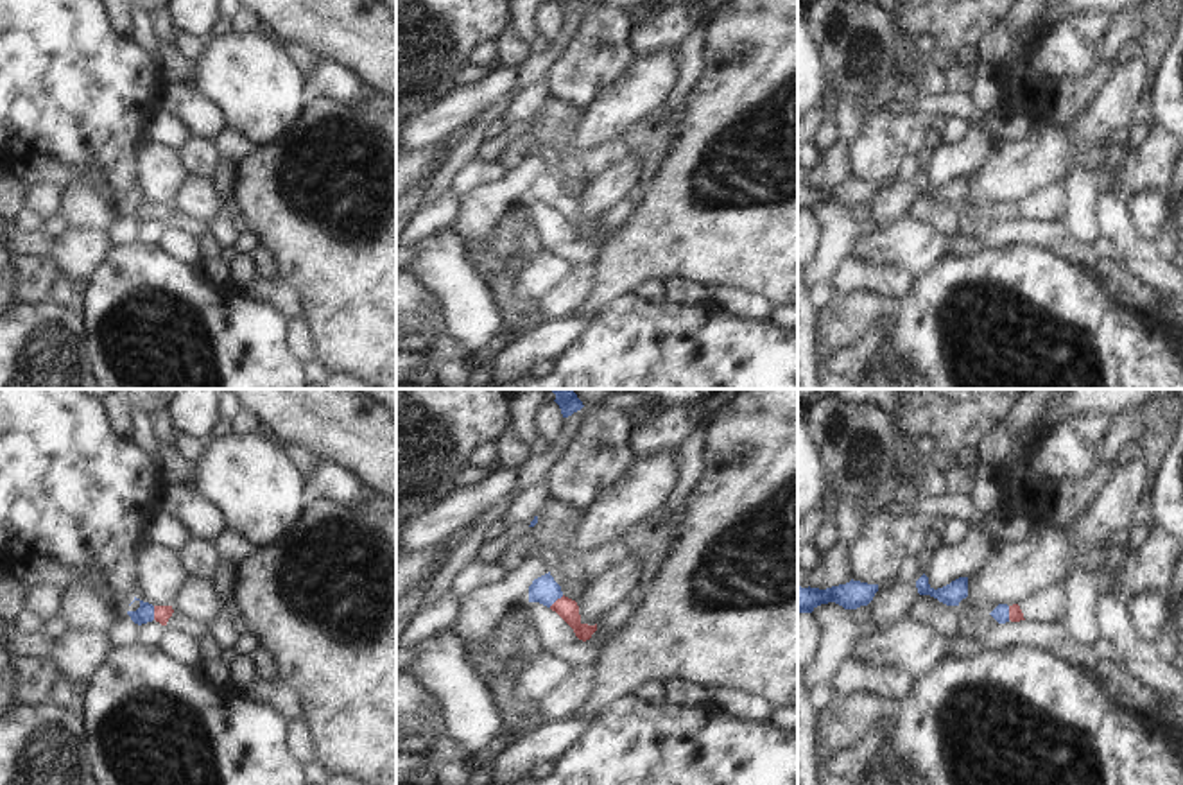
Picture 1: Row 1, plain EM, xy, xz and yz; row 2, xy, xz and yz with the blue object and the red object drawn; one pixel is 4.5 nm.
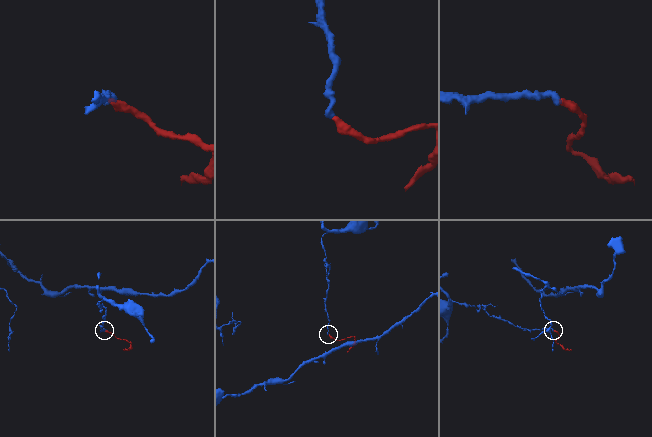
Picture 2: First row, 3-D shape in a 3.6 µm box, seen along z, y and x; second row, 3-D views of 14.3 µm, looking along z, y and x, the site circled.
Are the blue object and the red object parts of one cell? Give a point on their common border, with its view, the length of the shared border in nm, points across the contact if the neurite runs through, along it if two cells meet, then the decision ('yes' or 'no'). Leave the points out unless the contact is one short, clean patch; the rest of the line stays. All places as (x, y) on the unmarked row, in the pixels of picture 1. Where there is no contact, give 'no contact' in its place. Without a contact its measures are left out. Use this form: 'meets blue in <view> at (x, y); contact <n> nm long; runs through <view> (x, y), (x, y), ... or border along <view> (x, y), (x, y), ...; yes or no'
meets blue in xy at (153, 212); contact 60 nm long; runs through xy (146, 210), (153, 212), (162, 212); yes

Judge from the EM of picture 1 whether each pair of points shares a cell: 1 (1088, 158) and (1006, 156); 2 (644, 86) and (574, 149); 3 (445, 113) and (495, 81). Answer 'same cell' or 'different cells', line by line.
1: same cell
2: same cell
3: same cell

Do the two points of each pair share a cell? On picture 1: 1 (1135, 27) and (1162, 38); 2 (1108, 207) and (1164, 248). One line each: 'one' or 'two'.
1: two
2: two

